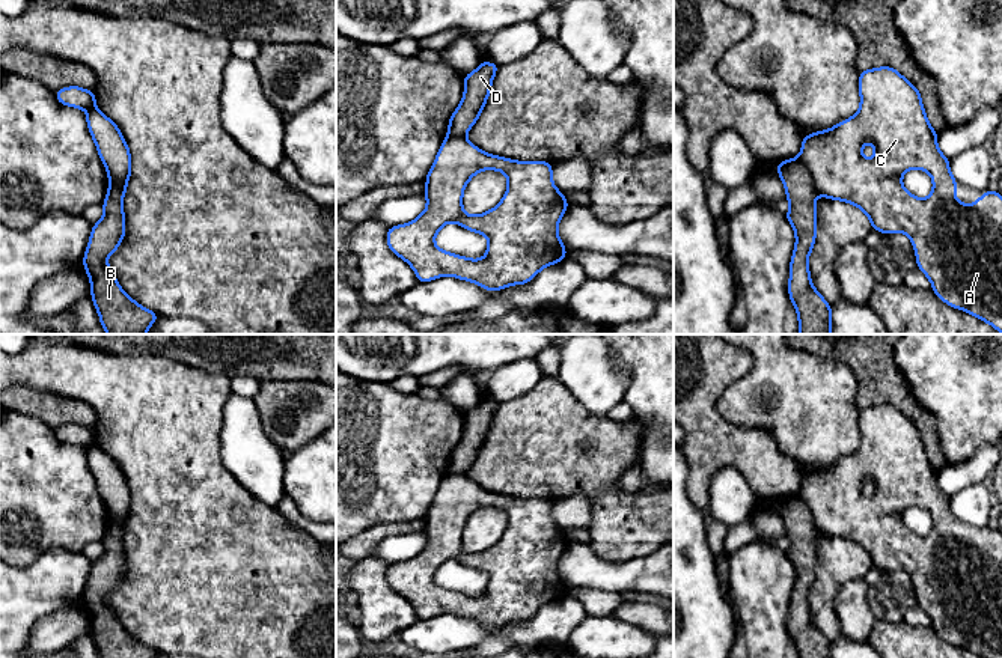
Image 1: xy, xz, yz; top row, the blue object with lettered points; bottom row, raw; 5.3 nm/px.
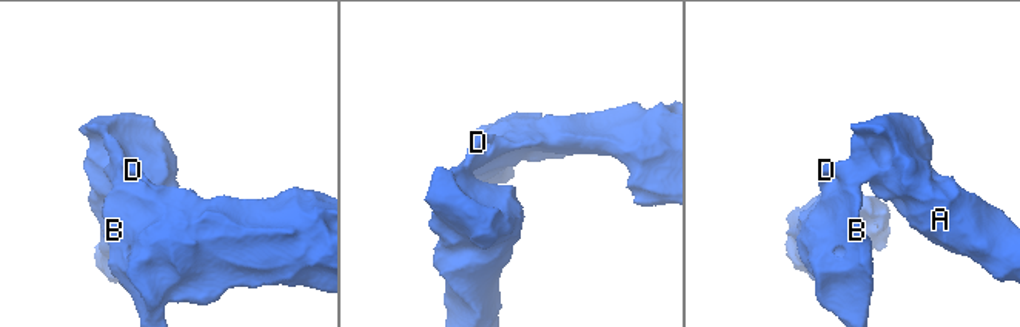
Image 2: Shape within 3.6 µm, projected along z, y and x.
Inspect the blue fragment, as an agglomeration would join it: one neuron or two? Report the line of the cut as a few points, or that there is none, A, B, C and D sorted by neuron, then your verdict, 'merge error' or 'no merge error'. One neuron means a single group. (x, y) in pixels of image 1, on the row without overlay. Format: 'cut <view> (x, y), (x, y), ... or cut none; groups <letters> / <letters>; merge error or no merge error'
cut yz (797, 494), (818, 530); groups A C / B D; merge error

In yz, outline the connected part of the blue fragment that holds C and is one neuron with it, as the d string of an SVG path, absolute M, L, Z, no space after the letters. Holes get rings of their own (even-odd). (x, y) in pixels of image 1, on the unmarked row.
M881 404L859 410L859 431L860 444L853 455L802 476L799 495L812 513L818 532L860 545L868 553L871 566L884 572L906 571L915 584L918 605L943 640L981 658L1002 658L1002 533L987 527L973 542L955 535L958 521L949 507L949 495L937 485L937 470L927 456L921 431L897 407ZM866 479L874 483L872 497L862 492ZM912 506L921 506L933 515L933 530L928 535L919 536L904 525L901 515Z

